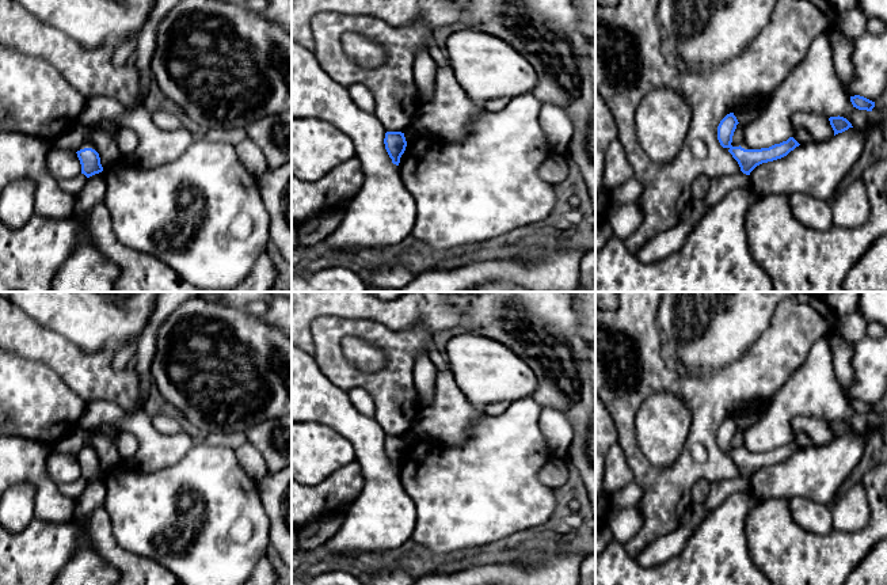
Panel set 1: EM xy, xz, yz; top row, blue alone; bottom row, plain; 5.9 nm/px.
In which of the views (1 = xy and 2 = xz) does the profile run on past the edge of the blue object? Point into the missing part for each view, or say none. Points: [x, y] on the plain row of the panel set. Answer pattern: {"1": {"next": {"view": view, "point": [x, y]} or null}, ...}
{"1": {"next": null}, "2": {"next": null}}

